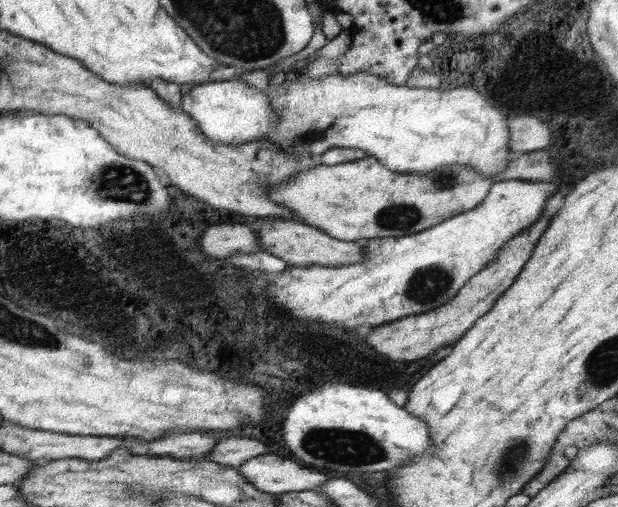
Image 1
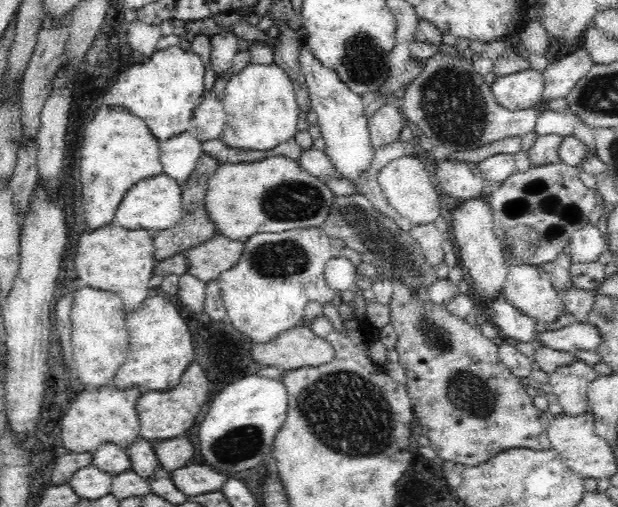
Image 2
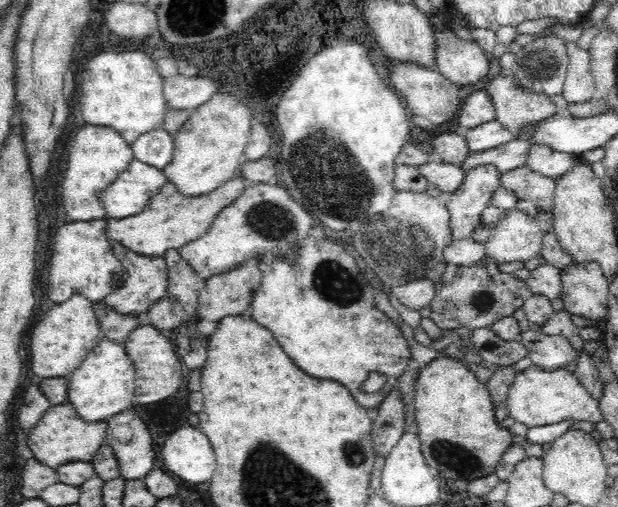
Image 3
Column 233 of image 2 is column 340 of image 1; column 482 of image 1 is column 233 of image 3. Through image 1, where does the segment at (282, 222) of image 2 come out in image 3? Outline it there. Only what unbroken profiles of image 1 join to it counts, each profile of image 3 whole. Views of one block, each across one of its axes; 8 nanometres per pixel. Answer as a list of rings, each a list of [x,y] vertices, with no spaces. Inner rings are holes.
[[[238,168],[228,182],[212,190],[208,194],[191,196],[180,194],[174,182],[166,181],[160,187],[158,194],[148,201],[146,208],[135,214],[134,217],[118,219],[106,218],[108,224],[108,238],[128,247],[128,250],[137,252],[147,257],[164,257],[168,249],[179,249],[181,246],[202,238],[211,229],[212,221],[219,216],[219,212],[236,201],[240,194],[252,185],[248,182],[241,168]]]

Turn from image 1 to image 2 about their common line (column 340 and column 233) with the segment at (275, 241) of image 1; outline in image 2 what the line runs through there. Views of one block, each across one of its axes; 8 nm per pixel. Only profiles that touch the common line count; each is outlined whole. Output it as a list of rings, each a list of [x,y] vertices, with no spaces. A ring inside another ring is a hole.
[[[216,234],[207,242],[184,252],[187,258],[187,273],[205,283],[216,280],[239,261],[244,247],[245,242]]]

